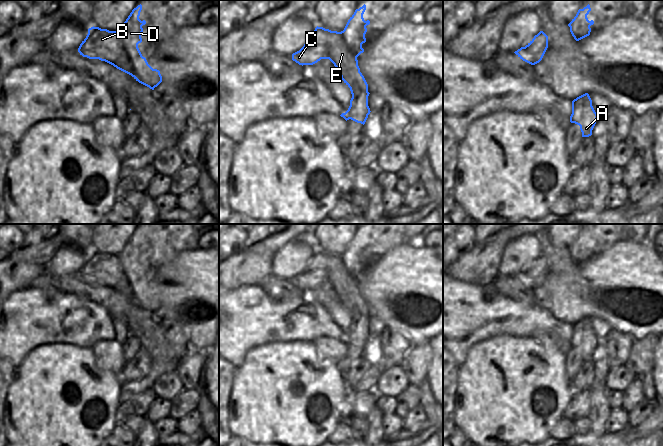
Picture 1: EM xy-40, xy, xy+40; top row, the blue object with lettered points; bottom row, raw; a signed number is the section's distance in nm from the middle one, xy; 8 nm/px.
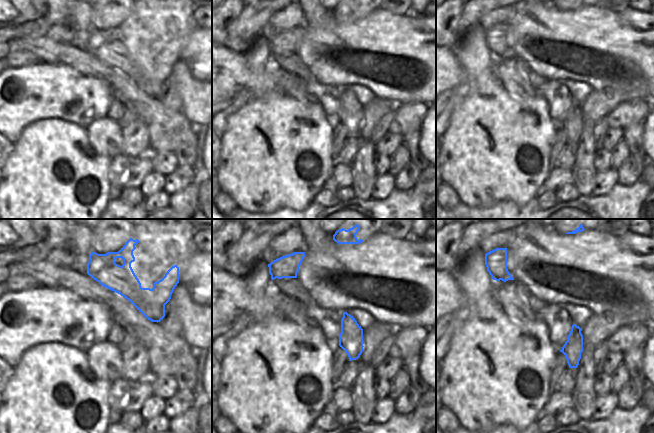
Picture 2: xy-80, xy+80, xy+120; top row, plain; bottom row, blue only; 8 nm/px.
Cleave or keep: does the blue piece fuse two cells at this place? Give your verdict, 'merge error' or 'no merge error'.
merge error

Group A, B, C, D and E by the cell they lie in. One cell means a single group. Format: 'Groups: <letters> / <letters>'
Groups: A / B C D E

